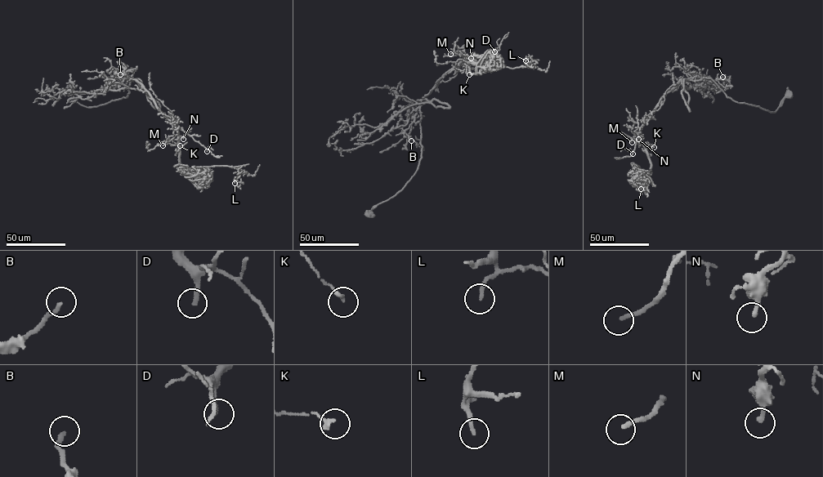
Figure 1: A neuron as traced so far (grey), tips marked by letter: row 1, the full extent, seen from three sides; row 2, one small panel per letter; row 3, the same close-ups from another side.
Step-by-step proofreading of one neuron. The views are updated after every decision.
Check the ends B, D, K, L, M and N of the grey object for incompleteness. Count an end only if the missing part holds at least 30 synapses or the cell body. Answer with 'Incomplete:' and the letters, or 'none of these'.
Incomplete: B, D

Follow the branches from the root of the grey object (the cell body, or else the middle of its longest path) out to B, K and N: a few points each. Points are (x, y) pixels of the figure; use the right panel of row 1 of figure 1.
B: (789, 94), (776, 111), (771, 112), (733, 100), (710, 78), (704, 80), (714, 81), (722, 77)
K: (789, 94), (771, 112), (733, 100), (710, 78), (680, 79), (641, 129), (641, 142), (654, 147)
N: (789, 94), (776, 111), (771, 112), (733, 100), (710, 78), (680, 79), (641, 127), (638, 139)

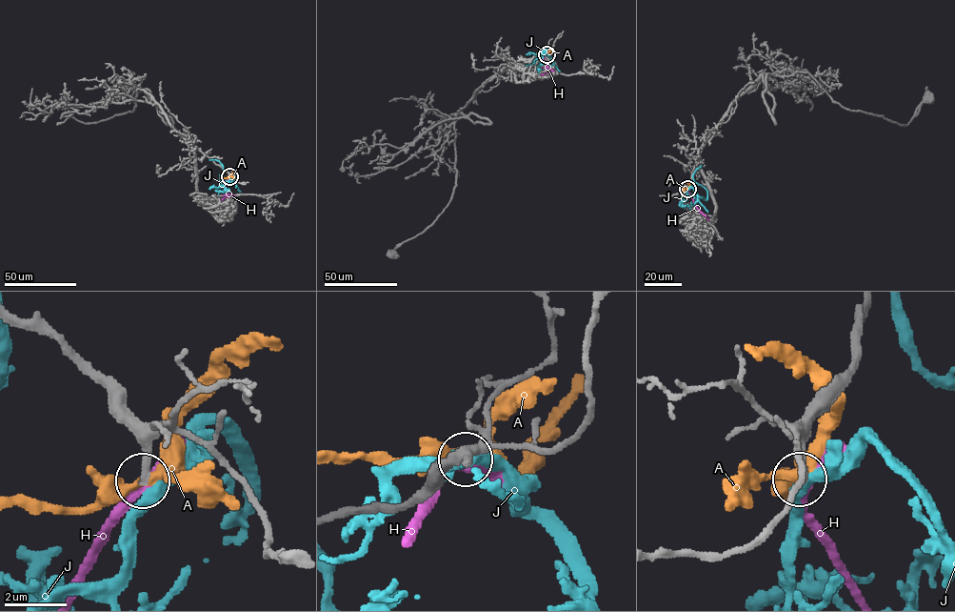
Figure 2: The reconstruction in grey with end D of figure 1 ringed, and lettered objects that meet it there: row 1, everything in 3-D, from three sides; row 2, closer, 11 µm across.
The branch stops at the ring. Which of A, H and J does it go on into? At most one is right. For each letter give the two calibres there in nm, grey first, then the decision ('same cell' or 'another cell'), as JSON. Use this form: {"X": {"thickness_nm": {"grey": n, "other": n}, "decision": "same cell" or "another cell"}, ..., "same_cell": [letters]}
{"A": {"thickness_nm": {"grey": 280, "other": 320}, "decision": "another cell"}, "H": {"thickness_nm": {"grey": 280, "other": 320}, "decision": "another cell"}, "J": {"thickness_nm": {"grey": 240, "other": 360}, "decision": "another cell"}, "same_cell": []}

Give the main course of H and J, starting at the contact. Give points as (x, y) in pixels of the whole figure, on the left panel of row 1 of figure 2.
H: (229, 176), (226, 187), (232, 195), (223, 200)
J: (230, 177), (233, 173), (234, 181), (220, 184), (223, 166), (216, 160), (209, 159)

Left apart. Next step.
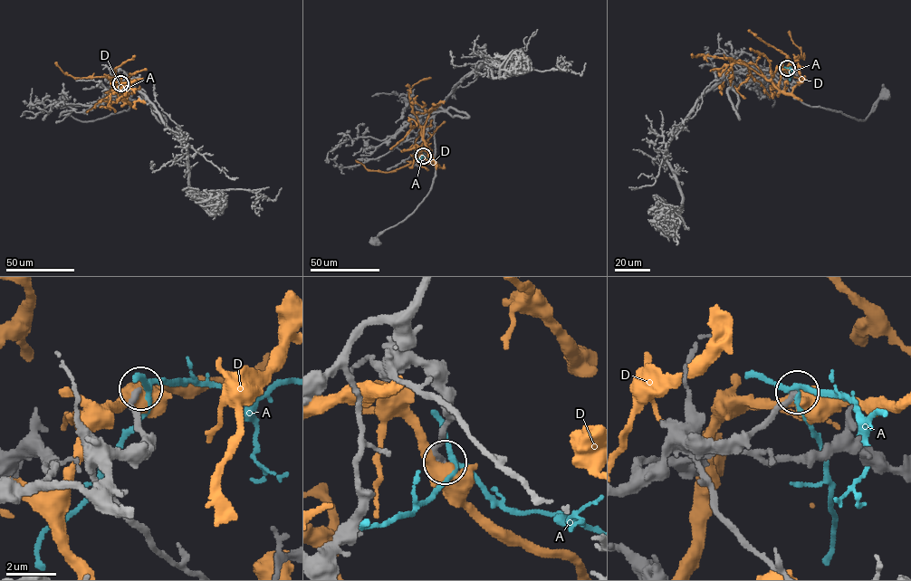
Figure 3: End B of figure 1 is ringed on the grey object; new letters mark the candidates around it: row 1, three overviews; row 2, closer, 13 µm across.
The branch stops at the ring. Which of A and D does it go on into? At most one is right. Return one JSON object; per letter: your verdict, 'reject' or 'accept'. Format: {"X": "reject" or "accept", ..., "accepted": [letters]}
{"A": "reject", "D": "reject", "accepted": []}

